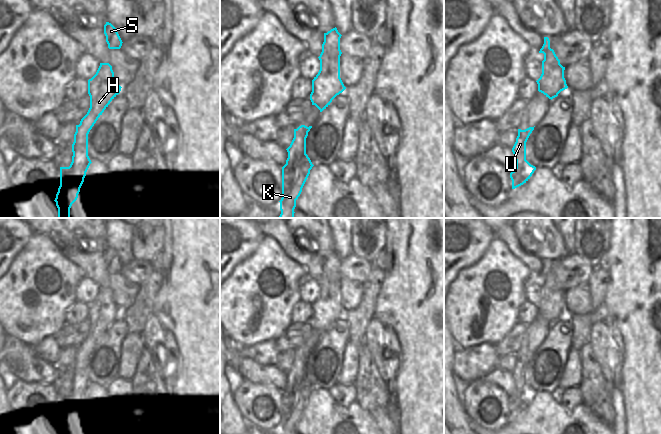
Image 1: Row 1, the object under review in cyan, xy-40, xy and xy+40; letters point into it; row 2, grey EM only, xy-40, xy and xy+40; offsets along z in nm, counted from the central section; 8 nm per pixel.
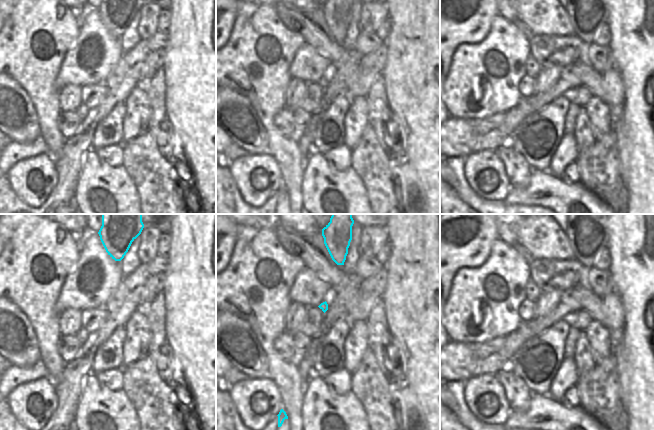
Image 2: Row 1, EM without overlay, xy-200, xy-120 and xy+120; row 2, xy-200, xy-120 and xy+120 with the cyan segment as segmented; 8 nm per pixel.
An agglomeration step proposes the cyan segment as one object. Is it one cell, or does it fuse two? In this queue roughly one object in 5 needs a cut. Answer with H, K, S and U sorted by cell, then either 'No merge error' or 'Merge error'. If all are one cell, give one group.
Groups: H K S U. No merge error

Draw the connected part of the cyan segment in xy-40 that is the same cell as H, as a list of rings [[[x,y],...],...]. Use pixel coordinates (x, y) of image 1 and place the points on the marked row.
[[[100,63],[96,74],[88,80],[90,108],[80,124],[76,125],[70,166],[60,167],[60,186],[54,200],[58,218],[70,218],[70,208],[78,198],[86,172],[92,163],[88,156],[88,134],[121,88],[109,63]]]

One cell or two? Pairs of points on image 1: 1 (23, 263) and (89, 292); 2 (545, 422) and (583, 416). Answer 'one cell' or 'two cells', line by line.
1: two cells
2: one cell

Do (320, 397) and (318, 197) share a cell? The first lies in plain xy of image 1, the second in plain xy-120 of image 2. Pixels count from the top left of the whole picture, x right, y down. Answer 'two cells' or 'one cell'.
one cell

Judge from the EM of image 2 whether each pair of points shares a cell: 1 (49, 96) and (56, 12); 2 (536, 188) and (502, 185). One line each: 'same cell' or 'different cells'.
1: same cell
2: different cells

